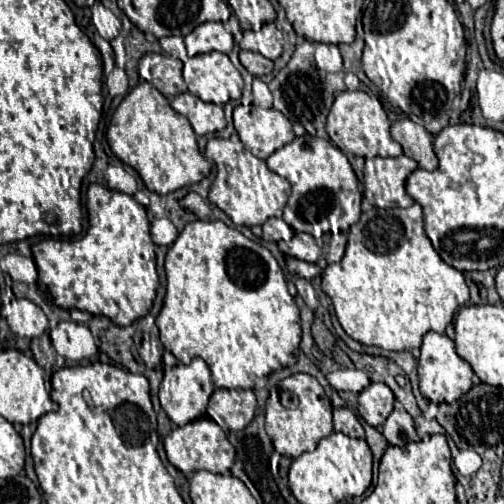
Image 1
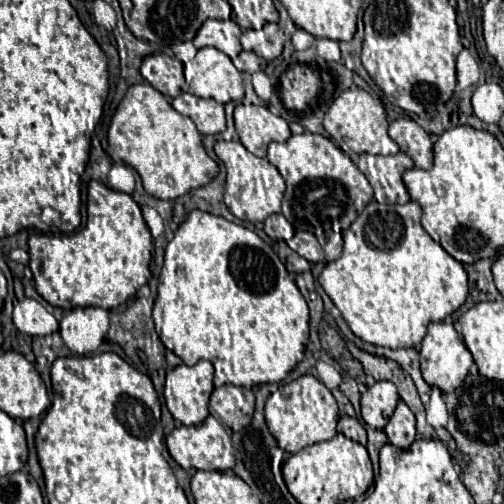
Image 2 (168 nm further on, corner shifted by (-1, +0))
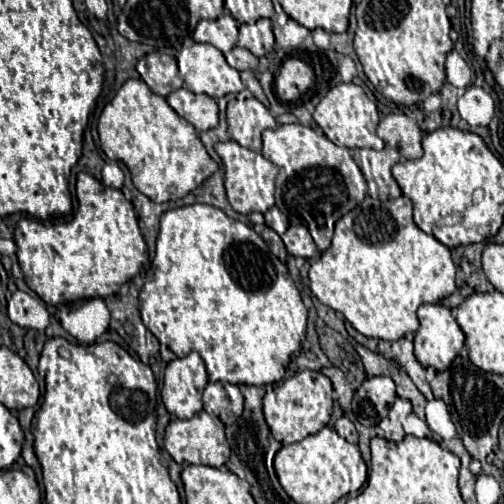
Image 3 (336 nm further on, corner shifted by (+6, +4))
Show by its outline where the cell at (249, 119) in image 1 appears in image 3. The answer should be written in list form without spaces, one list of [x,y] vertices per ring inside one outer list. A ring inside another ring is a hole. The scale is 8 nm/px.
[[[254,96],[228,100],[226,114],[230,138],[254,152],[260,152],[262,148],[262,130],[278,126],[270,110]]]

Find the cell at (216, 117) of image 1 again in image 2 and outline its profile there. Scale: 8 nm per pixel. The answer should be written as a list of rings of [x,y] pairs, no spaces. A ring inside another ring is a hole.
[[[187,92],[173,98],[171,104],[179,114],[189,116],[201,134],[219,134],[225,130],[223,104],[215,100],[205,100]]]

